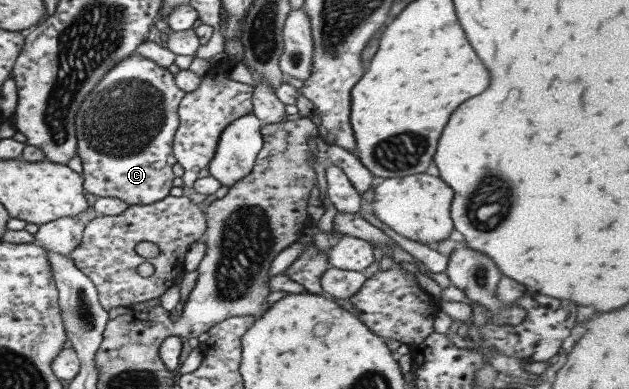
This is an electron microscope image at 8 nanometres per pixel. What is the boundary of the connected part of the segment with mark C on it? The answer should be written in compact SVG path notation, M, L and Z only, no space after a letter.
M140 55L114 66L94 86L74 118L85 192L95 198L112 196L128 206L166 198L175 178L173 138L180 124L178 108L184 95L168 69Z

